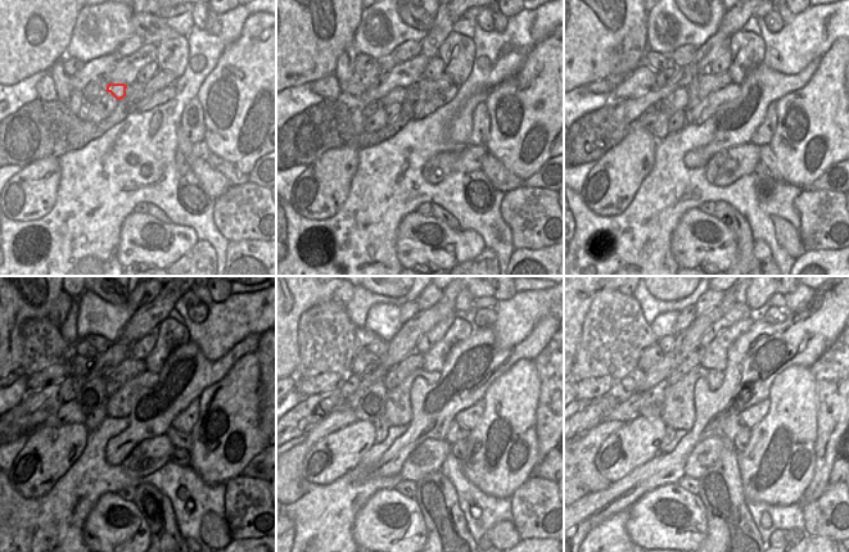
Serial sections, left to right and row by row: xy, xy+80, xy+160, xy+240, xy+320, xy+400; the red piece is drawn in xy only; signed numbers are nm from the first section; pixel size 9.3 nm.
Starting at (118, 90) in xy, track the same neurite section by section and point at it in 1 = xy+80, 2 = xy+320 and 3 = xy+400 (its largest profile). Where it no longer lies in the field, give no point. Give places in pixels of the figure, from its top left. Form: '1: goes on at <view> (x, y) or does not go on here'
1: goes on at xy+80 (397, 95)
2: goes on at xy+320 (371, 405)
3: goes on at xy+400 (653, 401)

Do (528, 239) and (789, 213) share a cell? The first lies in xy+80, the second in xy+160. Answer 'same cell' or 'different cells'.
different cells

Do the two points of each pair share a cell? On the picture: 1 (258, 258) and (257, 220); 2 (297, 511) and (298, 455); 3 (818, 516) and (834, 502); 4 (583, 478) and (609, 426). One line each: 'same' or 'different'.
1: different
2: different
3: same
4: same

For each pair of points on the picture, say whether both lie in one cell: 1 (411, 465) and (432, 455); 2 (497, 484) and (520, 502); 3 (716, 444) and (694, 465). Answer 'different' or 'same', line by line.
1: same
2: different
3: same

